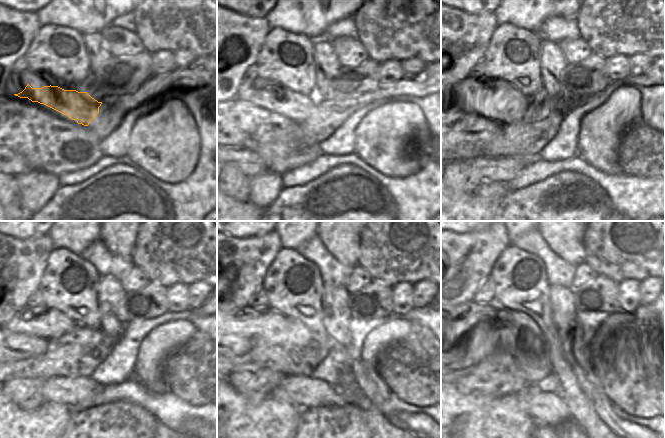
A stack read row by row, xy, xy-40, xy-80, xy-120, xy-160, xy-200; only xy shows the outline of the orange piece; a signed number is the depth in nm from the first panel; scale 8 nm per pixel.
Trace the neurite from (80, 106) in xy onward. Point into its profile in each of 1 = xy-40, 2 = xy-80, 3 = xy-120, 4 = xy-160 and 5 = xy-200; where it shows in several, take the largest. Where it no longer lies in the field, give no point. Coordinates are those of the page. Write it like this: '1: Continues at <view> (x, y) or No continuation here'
1: Continues at xy-40 (278, 99)
2: Continues at xy-80 (502, 100)
3: Continues at xy-120 (51, 323)
4: Continues at xy-160 (247, 321)
5: Continues at xy-200 (466, 321)

